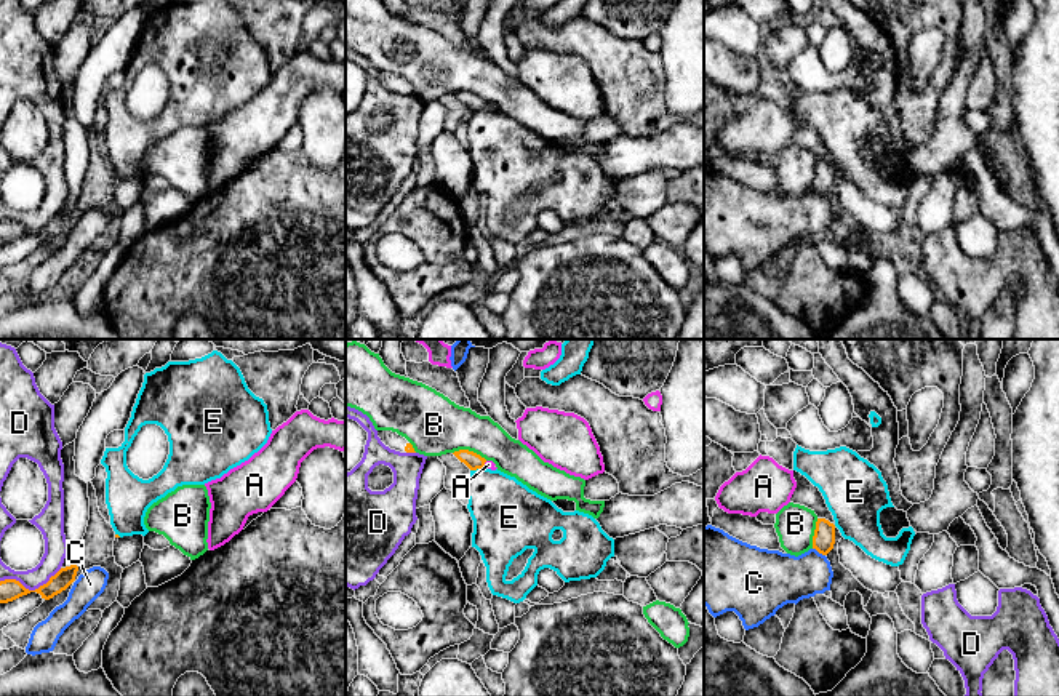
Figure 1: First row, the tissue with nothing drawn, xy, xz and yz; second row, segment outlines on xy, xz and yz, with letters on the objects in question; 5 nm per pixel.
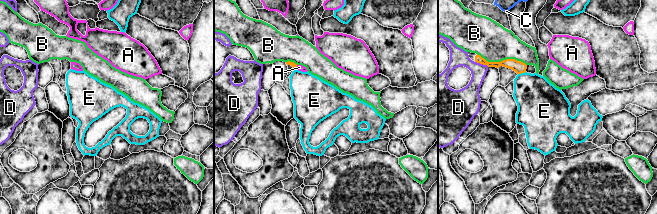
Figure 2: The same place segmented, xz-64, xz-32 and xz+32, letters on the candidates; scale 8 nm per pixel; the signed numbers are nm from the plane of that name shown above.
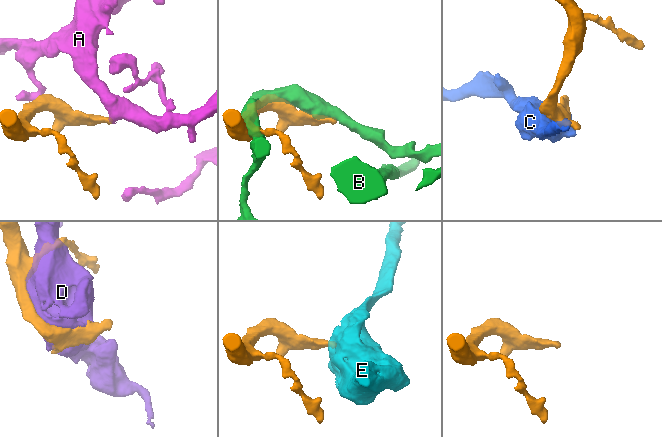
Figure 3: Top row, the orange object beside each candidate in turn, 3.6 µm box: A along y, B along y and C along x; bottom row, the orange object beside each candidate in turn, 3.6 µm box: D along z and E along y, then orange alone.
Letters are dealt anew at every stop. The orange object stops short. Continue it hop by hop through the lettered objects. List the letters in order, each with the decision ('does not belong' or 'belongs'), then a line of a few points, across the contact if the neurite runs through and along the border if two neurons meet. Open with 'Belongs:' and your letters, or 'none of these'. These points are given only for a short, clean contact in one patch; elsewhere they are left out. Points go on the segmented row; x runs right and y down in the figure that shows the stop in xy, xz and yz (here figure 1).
Belongs: none of these
A: does not belong; line xz (487, 461), (483, 468)
B: does not belong
C: does not belong
D: does not belong
E: does not belong; line xz (483, 468), (471, 471)

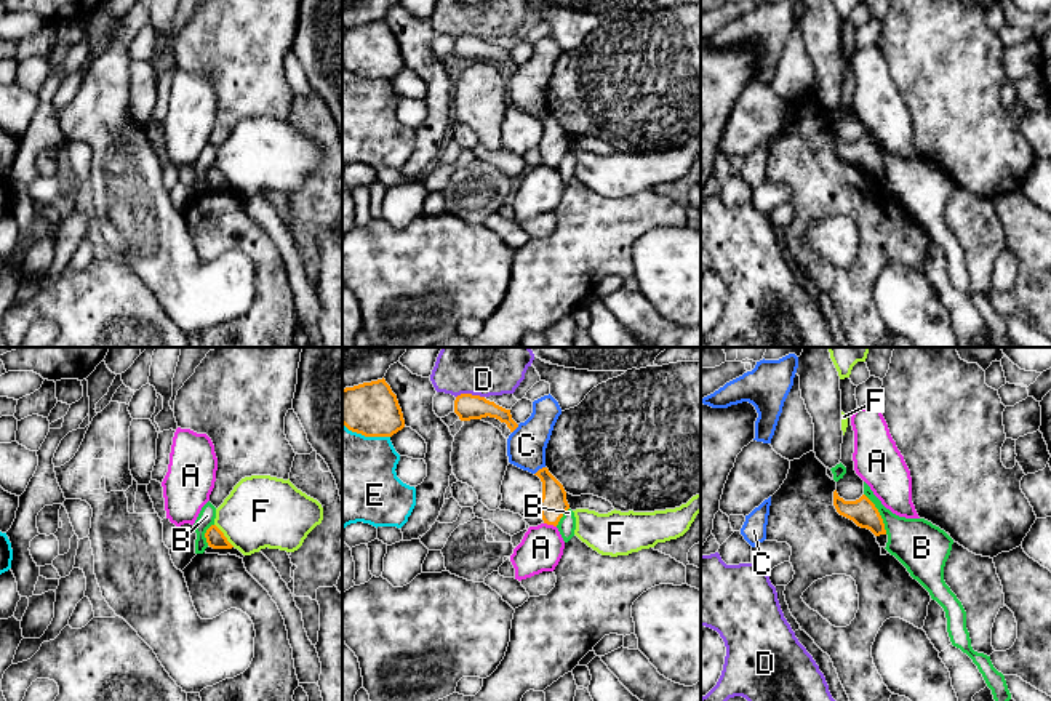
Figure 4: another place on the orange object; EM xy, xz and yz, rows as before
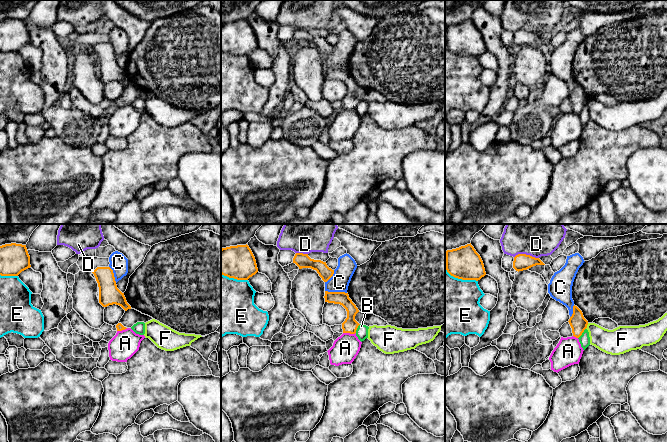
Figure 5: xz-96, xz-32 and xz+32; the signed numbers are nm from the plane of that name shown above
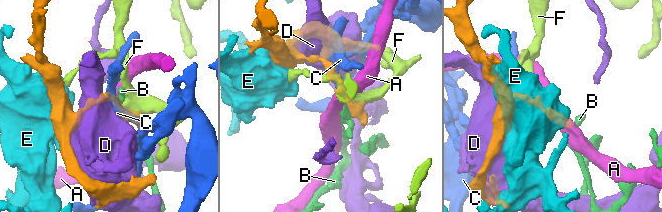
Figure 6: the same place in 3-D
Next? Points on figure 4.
Belongs: none of these
A: does not belong; line xz (544, 522), (555, 527)
B: does not belong
C: does not belong
D: does not belong
E: does not belong
F: does not belong; line xy (215, 524), (234, 546)

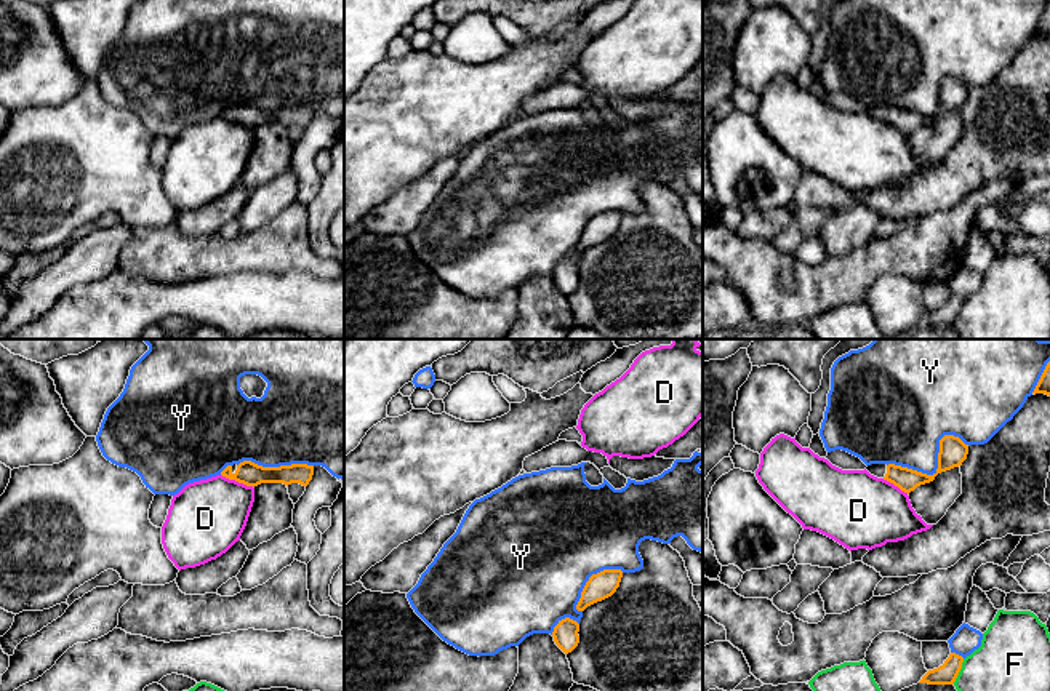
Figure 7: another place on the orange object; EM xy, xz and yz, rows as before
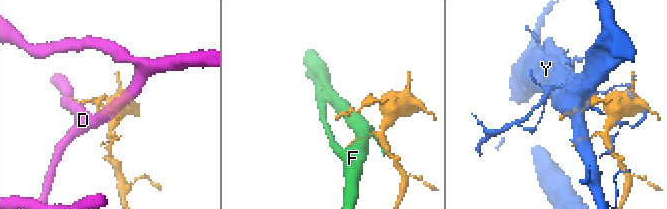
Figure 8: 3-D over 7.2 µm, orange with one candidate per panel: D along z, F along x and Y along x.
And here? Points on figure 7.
Belongs: none of these
D: does not belong
F: does not belong
Y: does not belong

